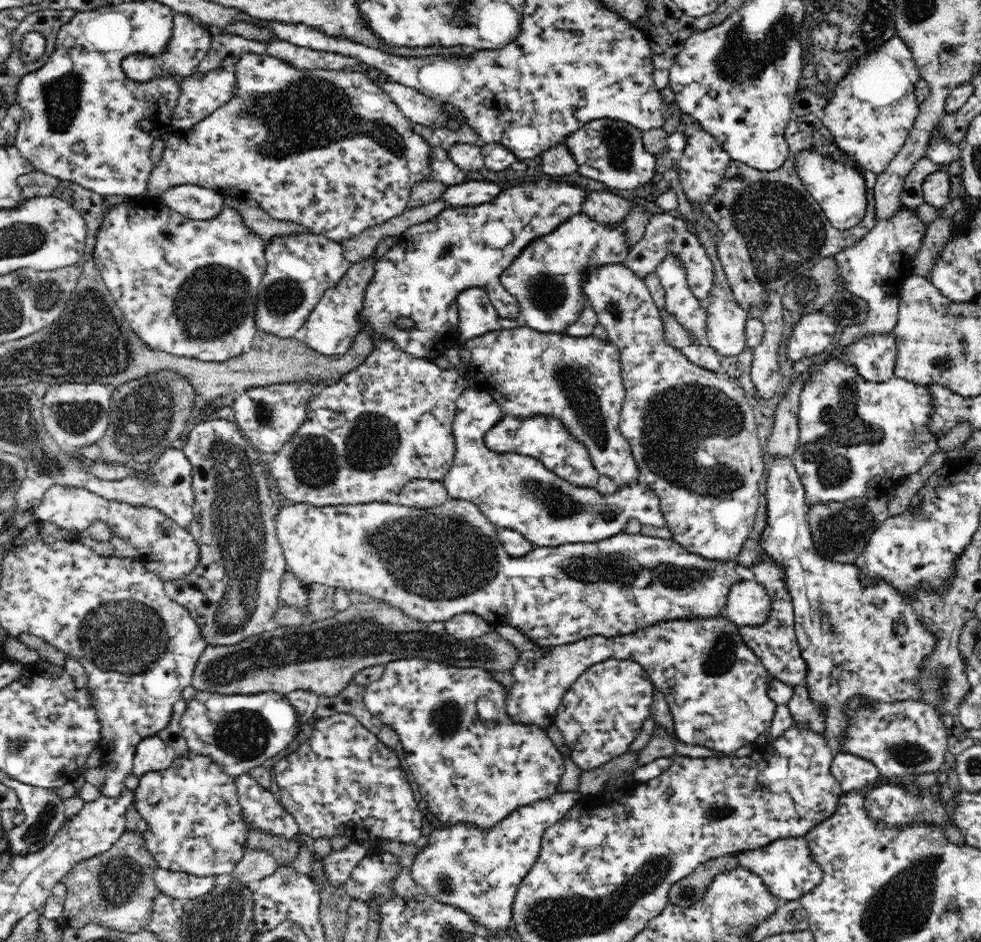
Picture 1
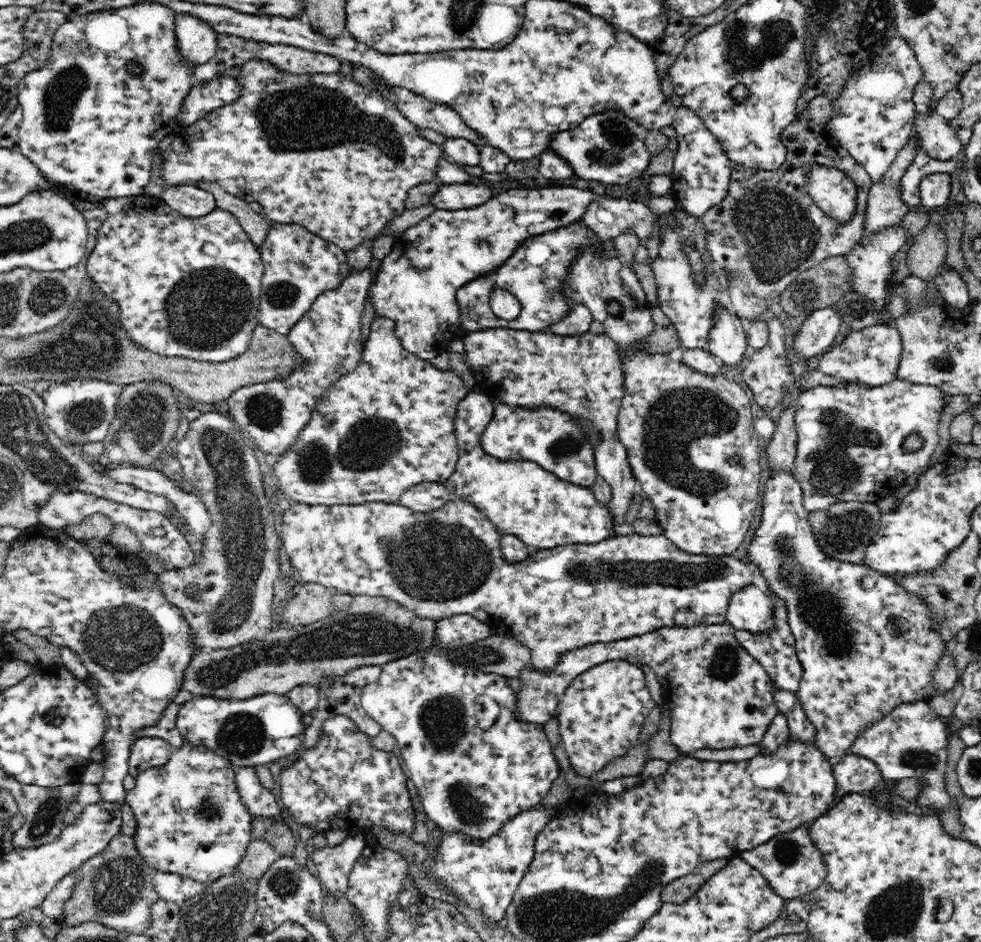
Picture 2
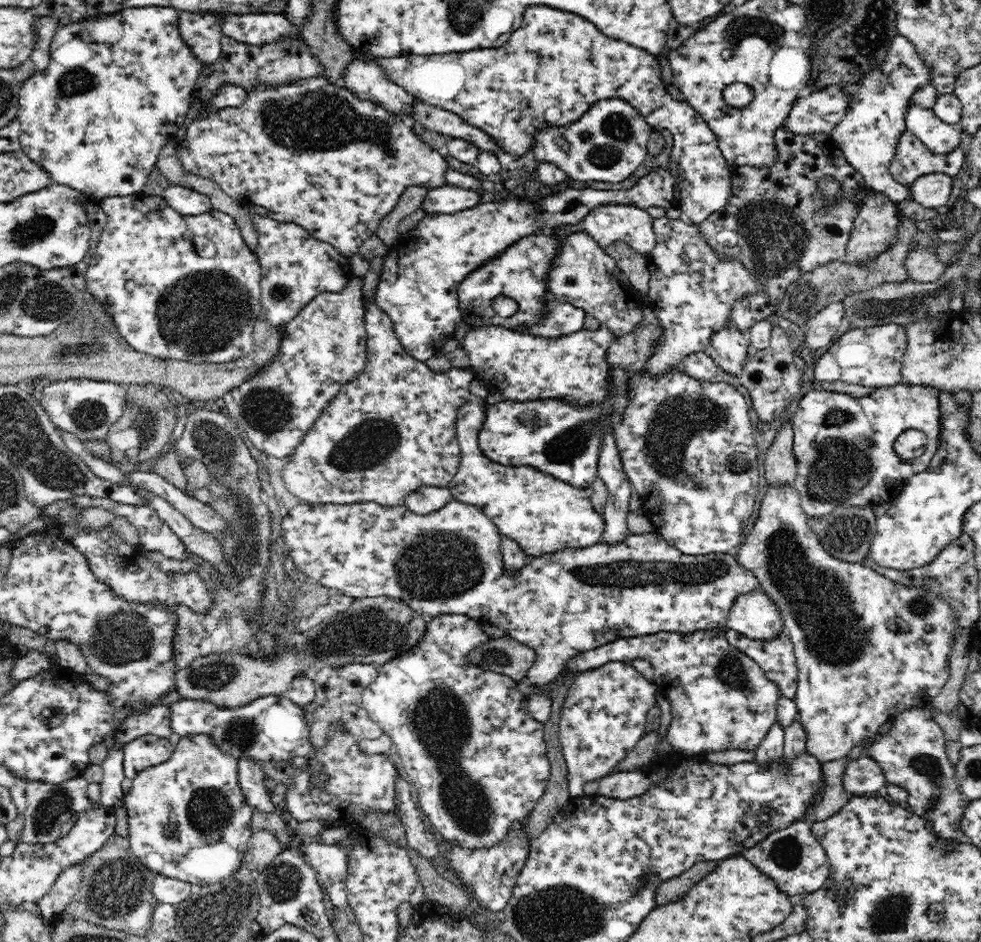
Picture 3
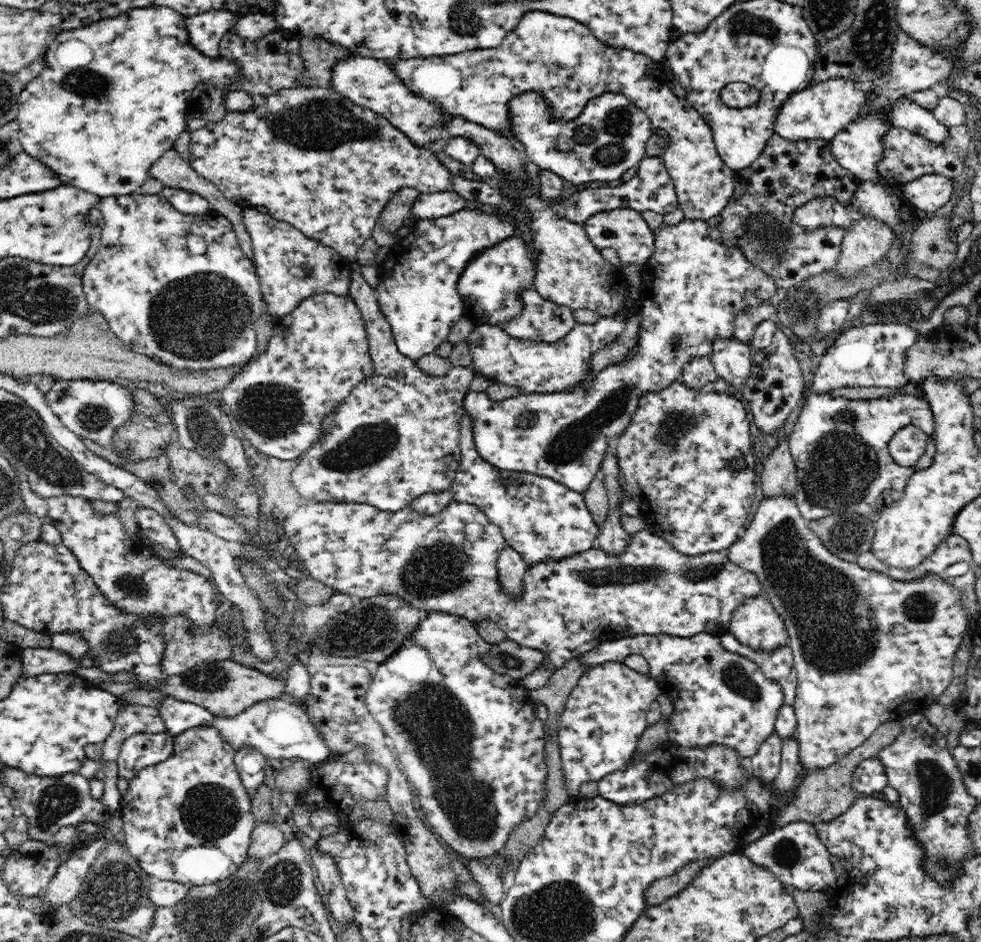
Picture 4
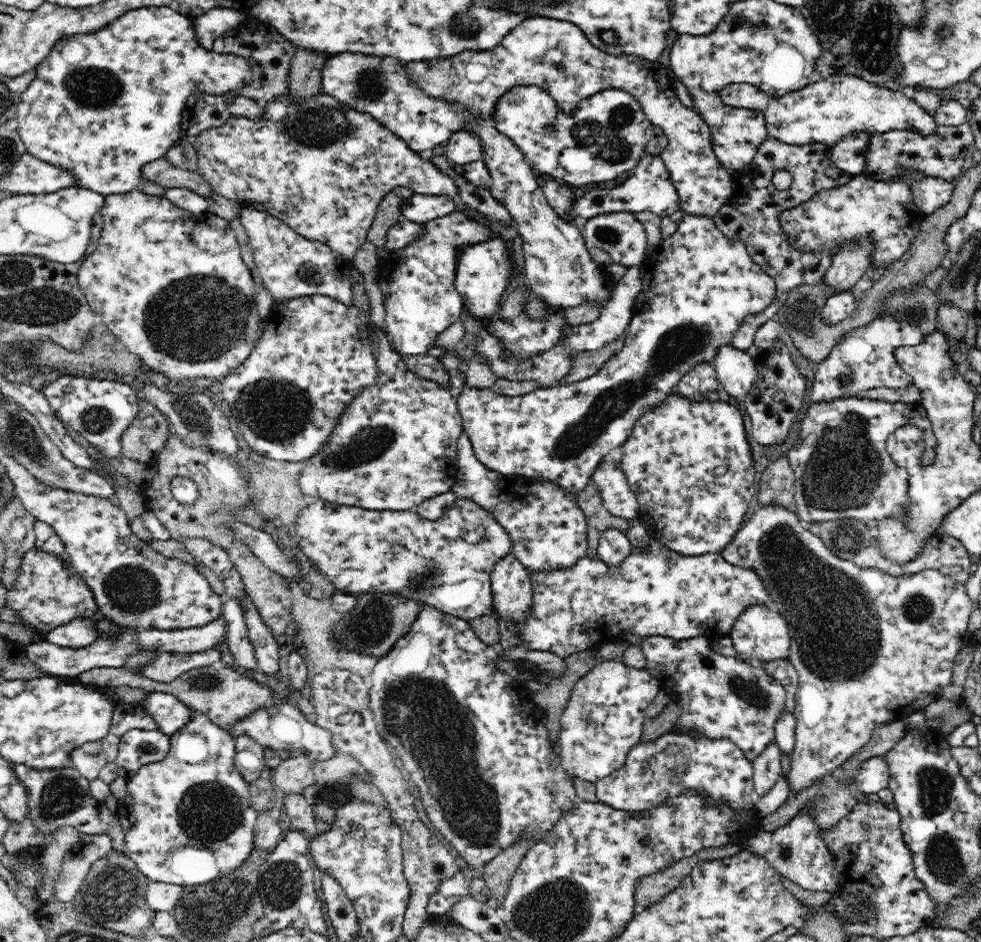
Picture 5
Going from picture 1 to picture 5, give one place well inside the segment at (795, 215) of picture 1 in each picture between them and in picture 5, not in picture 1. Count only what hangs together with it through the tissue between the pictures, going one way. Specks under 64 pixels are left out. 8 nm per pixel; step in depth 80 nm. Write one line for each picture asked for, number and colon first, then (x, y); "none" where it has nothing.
2: (767, 229)
3: (776, 226)
4: (759, 218)
5: (751, 215)

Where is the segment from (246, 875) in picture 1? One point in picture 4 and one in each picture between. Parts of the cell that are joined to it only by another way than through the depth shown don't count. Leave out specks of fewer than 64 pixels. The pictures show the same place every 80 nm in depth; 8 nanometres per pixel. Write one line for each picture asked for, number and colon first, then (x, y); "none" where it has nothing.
2: (259, 855)
3: (263, 846)
4: (266, 839)

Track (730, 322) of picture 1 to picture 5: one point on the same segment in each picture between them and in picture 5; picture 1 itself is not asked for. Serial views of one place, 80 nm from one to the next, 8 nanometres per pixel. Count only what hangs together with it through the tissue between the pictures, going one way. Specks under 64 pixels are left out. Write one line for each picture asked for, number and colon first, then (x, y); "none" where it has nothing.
2: (727, 339)
3: (729, 347)
4: (732, 360)
5: (735, 369)

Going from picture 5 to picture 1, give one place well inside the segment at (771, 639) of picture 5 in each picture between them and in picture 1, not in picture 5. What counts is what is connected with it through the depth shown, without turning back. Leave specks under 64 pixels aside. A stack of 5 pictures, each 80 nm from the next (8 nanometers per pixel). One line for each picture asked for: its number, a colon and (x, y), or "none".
1: (747, 603)
2: (749, 608)
3: (752, 614)
4: (756, 624)

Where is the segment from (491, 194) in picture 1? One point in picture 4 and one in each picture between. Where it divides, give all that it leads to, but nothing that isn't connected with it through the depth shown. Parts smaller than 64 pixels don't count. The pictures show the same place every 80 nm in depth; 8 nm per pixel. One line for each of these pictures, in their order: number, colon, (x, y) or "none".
2: (453, 196)
3: (447, 199)
4: (446, 202)

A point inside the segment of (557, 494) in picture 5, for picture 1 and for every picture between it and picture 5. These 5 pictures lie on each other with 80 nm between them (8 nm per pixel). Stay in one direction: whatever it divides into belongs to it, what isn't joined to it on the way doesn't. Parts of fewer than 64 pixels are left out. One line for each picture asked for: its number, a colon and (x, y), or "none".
1: (513, 491)
2: (520, 497)
3: (542, 514)
4: (543, 520)

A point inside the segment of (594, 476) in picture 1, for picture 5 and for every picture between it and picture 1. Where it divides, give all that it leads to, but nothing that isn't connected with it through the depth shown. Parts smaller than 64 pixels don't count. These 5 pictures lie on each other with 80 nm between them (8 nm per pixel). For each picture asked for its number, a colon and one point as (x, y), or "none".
2: (556, 443)
3: (562, 440)
4: (693, 287)
5: (699, 285)

